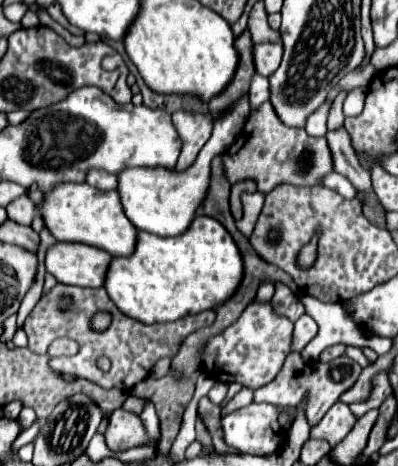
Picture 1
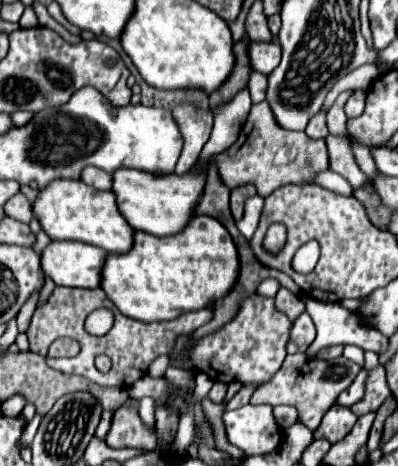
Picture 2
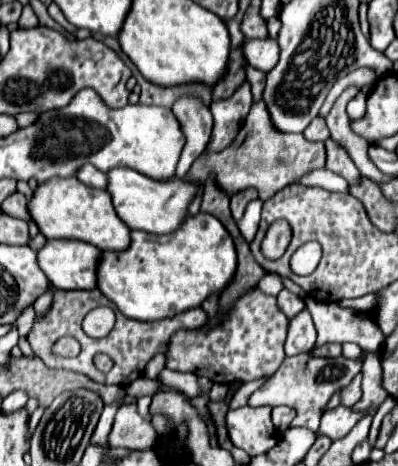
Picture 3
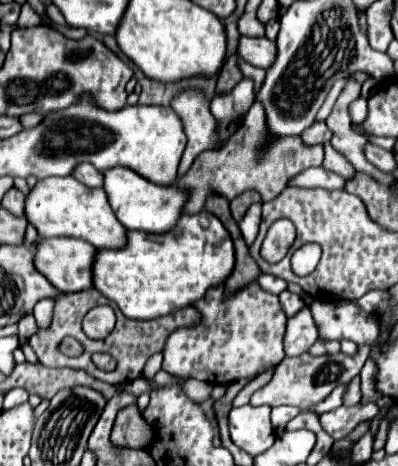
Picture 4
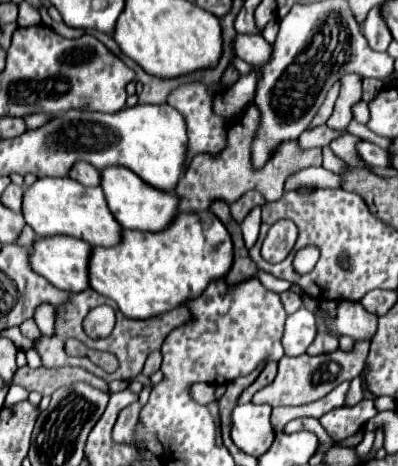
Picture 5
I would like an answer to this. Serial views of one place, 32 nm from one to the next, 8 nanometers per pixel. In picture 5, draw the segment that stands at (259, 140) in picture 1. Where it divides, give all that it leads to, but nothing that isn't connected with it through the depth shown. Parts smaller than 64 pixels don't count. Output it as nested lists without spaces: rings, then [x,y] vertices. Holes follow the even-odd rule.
[[[252,104],[248,108],[248,112],[244,112],[244,116],[230,128],[226,148],[220,154],[212,156],[212,154],[204,152],[204,154],[194,156],[190,168],[186,170],[186,174],[180,178],[180,182],[176,186],[176,192],[182,198],[180,212],[204,212],[204,210],[208,210],[212,200],[224,200],[224,202],[232,204],[248,190],[258,190],[268,202],[272,202],[282,196],[284,182],[288,180],[288,176],[304,170],[308,166],[322,166],[322,148],[302,150],[298,146],[298,140],[286,140],[272,152],[270,160],[262,168],[252,168],[252,150],[250,148],[252,148],[258,128],[260,128],[260,108],[256,104]]]

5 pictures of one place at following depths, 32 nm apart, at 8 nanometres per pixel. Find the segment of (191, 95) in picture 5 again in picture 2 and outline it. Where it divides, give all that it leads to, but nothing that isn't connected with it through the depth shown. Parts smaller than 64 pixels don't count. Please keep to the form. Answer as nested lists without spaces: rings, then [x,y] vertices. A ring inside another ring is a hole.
[[[180,104],[172,110],[172,116],[178,124],[178,130],[184,138],[184,148],[180,154],[180,160],[176,164],[176,174],[188,172],[202,150],[202,146],[208,142],[212,132],[212,112],[208,110],[196,110],[194,106]]]

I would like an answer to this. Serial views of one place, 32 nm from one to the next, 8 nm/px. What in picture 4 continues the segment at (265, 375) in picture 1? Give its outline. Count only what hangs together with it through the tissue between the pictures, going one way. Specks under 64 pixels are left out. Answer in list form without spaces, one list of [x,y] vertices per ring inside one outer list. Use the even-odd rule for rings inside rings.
[[[256,282],[240,290],[238,294],[224,298],[224,288],[214,288],[196,304],[204,320],[194,328],[180,328],[172,332],[168,344],[164,346],[164,370],[176,376],[192,376],[196,380],[208,380],[210,384],[230,384],[240,378],[256,378],[266,370],[276,368],[284,358],[284,334],[286,334],[286,314],[278,304],[278,296],[264,292]]]

